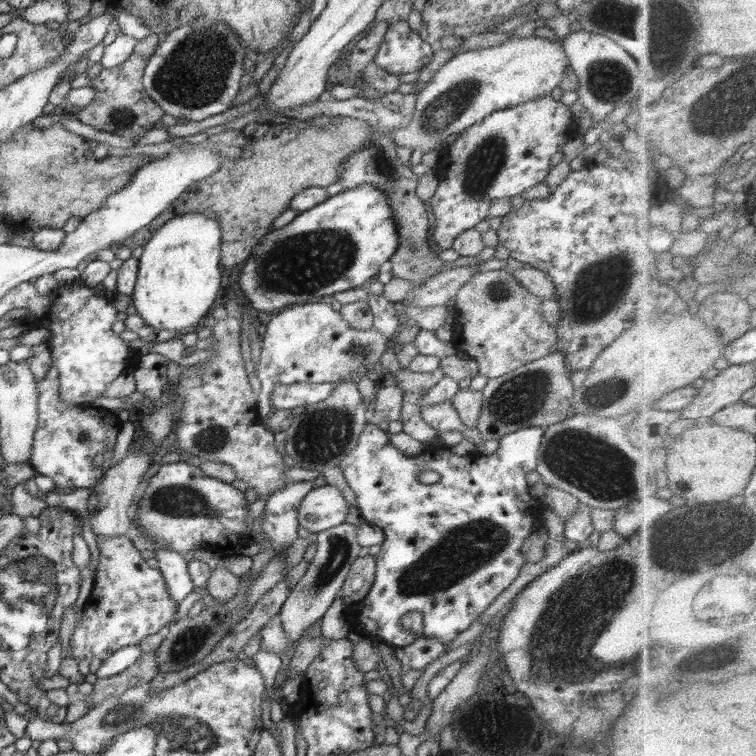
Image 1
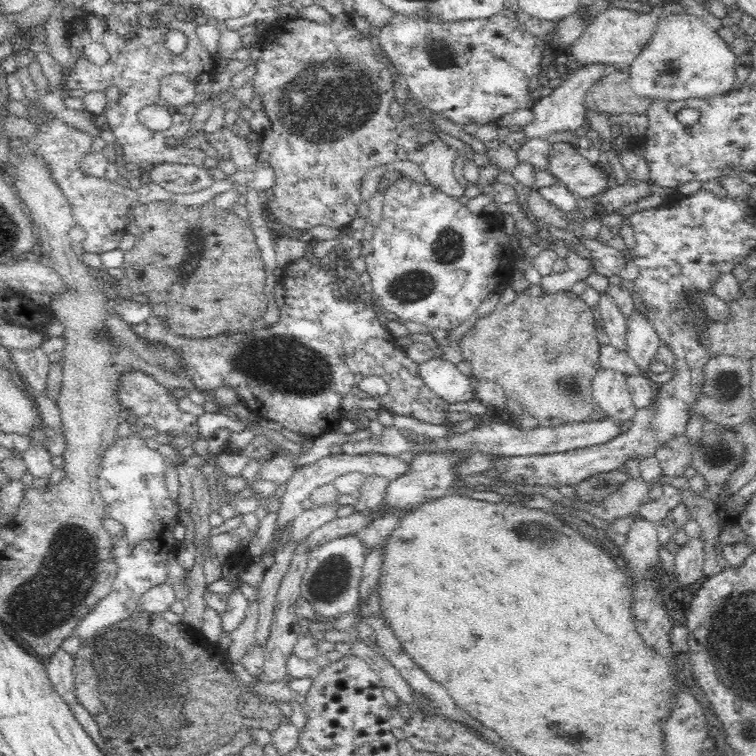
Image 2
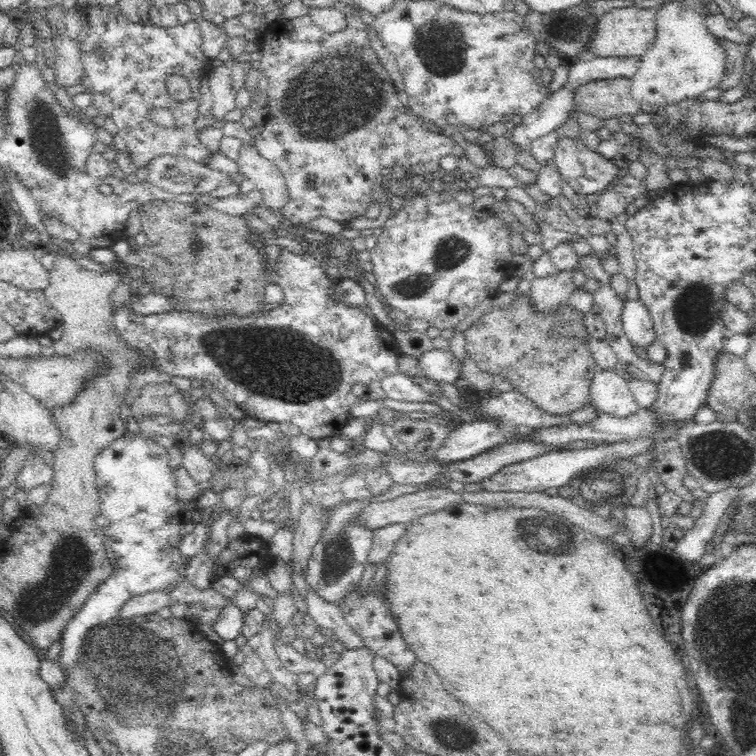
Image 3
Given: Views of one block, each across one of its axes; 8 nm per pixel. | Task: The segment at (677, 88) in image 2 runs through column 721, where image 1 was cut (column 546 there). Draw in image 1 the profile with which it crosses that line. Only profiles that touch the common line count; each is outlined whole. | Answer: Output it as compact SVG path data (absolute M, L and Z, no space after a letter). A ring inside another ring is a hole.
M534 34L530 37L512 37L499 46L479 48L459 52L451 56L449 61L440 66L434 78L426 84L426 88L416 95L416 106L408 126L390 134L396 147L408 147L412 151L424 153L432 151L440 140L452 134L462 133L473 124L484 120L496 110L506 110L546 95L556 95L556 88L562 82L569 68L568 57L560 39L550 40Z

